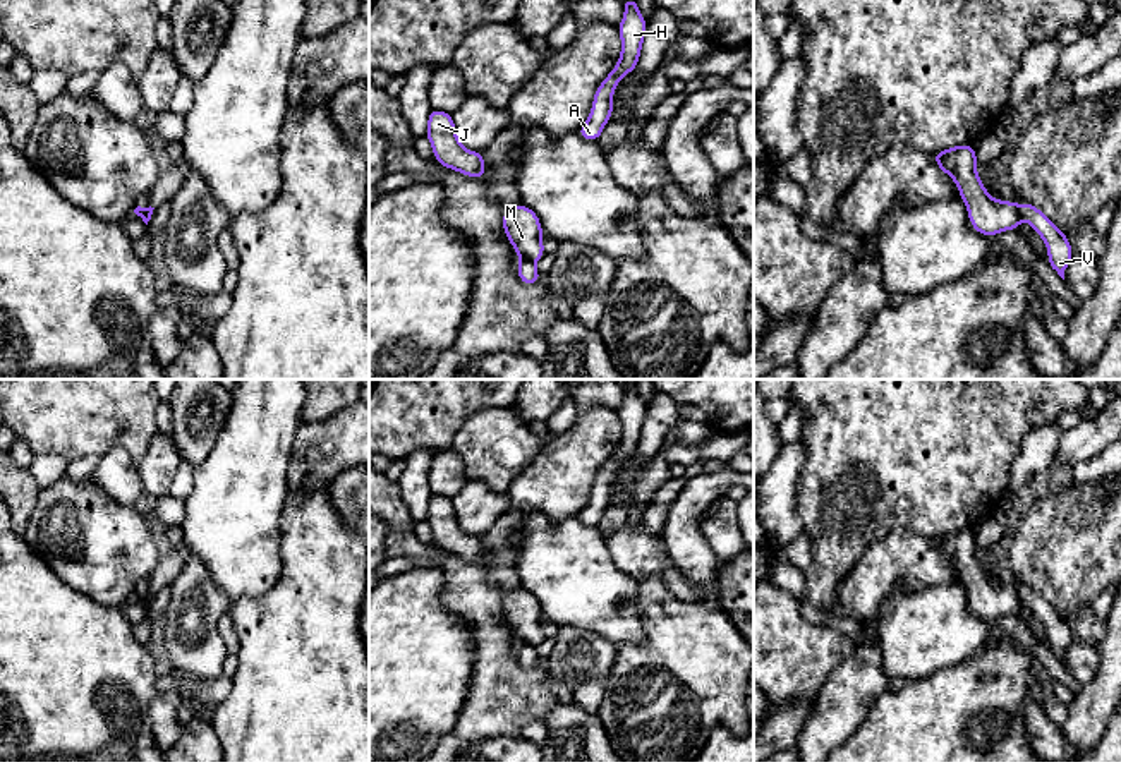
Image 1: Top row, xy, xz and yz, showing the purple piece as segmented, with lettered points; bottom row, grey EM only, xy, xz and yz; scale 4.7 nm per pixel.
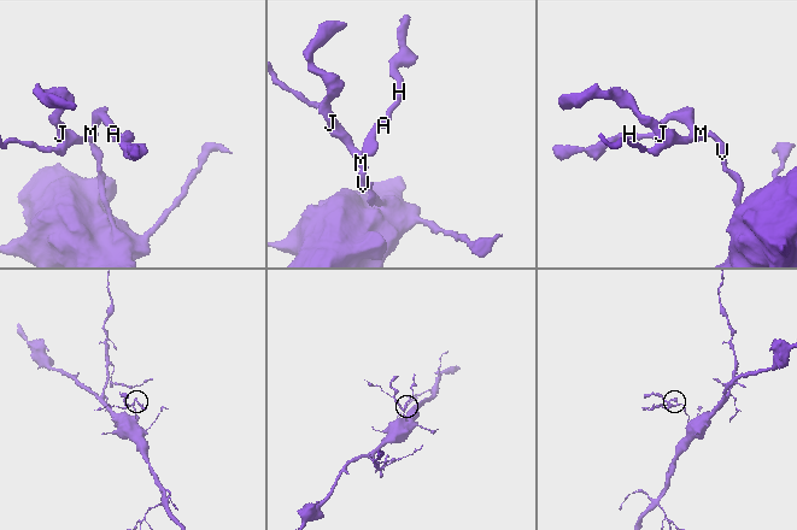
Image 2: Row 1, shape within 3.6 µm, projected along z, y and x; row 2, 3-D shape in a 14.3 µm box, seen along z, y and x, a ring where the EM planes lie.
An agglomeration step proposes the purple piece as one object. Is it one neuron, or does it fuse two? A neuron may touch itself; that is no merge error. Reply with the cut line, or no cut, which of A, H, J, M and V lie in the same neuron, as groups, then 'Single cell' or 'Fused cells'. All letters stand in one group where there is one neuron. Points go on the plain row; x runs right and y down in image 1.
Split along xz (522, 641), (533, 646). Groups: A H J M / V. Fused cells

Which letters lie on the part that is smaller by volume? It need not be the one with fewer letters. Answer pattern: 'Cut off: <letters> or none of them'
Cut off: A, H, J, M

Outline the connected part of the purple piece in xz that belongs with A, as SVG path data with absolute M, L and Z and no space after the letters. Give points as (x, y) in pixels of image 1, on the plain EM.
M623 383L625 402L616 410L621 420L621 439L616 451L597 470L592 484L592 496L585 508L577 515L585 525L597 525L606 506L613 499L613 475L616 469L639 450L647 407L644 405L637 384Z

